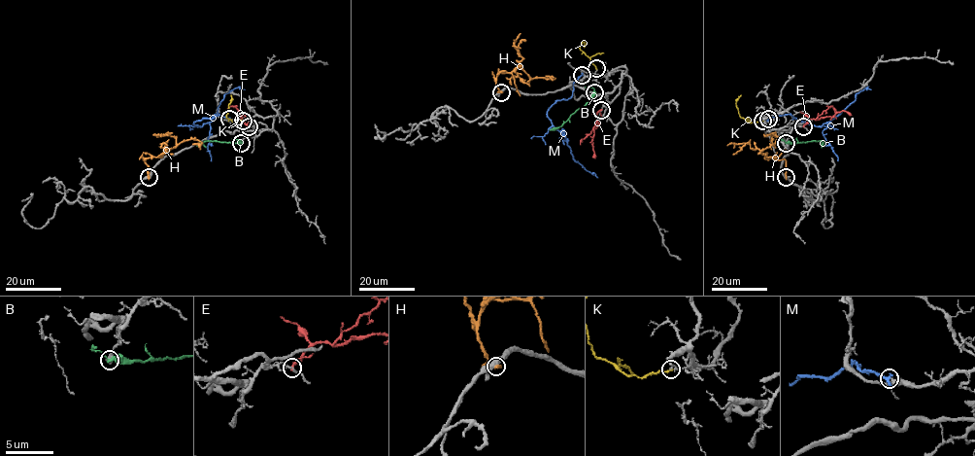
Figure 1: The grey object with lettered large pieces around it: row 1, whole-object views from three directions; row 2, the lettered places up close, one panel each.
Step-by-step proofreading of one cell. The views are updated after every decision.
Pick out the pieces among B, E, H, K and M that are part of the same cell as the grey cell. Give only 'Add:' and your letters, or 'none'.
Add: none

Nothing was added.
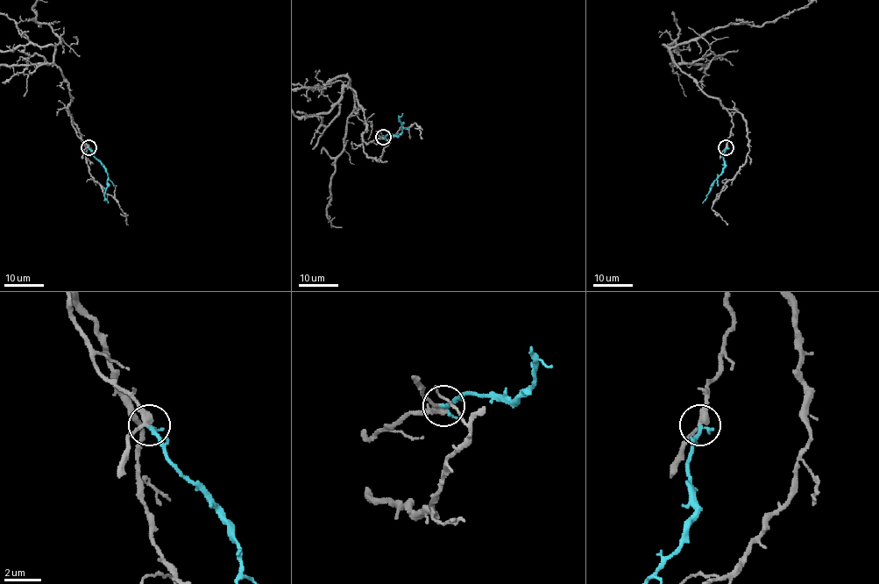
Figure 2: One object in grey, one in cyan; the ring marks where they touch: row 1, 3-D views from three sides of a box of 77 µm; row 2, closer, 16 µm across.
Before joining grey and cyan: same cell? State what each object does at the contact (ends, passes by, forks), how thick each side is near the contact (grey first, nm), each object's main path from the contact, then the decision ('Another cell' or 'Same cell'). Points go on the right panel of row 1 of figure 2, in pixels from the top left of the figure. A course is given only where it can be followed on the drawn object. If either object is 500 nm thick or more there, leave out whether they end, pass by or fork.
At the ring grey passes by. At the ring cyan ends. Thickness 300 nm (grey) against 240 nm. Course of cyan: (726, 147), (724, 168), (703, 202). Same cell

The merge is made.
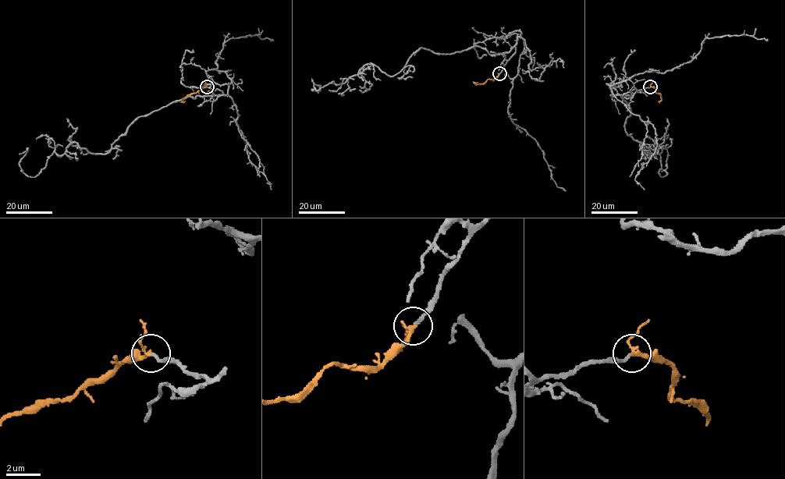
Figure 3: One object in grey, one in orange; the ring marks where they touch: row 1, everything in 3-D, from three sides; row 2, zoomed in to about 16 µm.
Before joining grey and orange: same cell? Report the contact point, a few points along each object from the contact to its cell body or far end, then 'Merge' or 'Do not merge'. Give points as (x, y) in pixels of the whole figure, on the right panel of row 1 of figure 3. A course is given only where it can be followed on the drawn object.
Place: (650, 86). Course of grey: (650, 86), (630, 101), (623, 98), (630, 109), (625, 131), (658, 153), (664, 176), (666, 149), (655, 154). Course of orange: (650, 86), (661, 95), (658, 101). Merge

